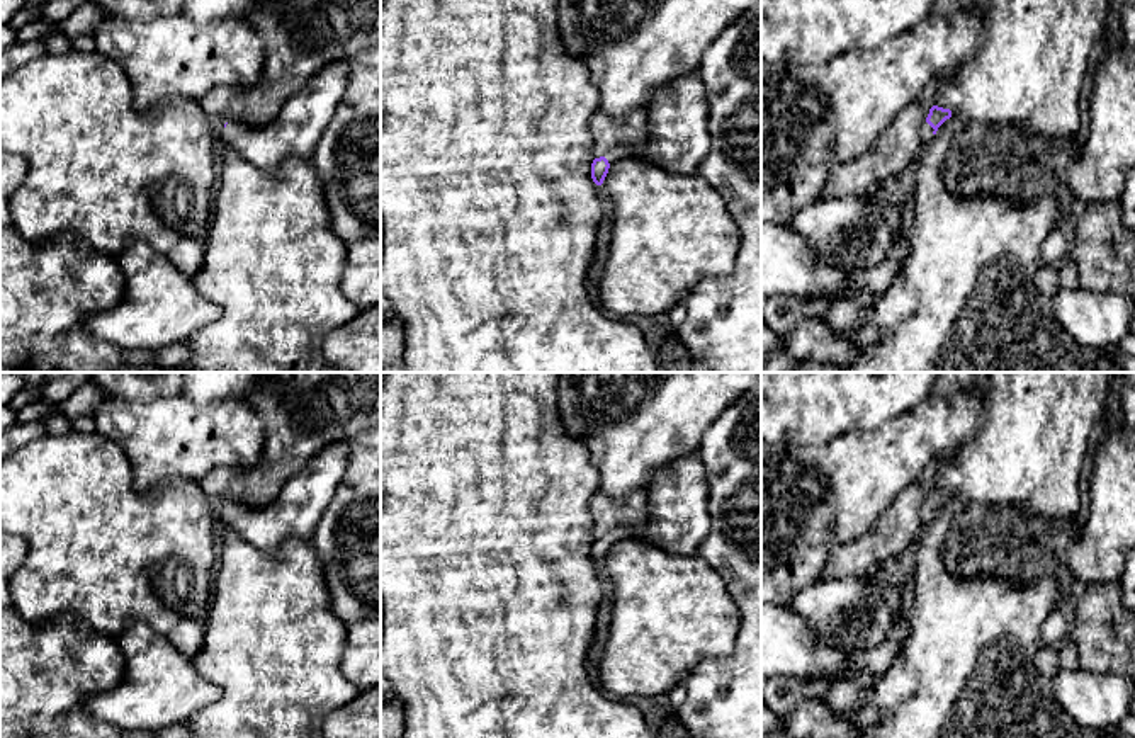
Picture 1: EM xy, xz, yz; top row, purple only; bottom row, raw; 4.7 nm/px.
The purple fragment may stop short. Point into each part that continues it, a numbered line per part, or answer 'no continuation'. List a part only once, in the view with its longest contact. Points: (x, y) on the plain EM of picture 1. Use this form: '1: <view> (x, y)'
1: yz (926, 514)

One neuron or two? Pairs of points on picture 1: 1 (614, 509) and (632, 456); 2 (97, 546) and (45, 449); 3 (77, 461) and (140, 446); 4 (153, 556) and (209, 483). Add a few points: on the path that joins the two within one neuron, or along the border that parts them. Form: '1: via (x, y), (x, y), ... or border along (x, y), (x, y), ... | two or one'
1: border along (643, 488), (622, 499), (598, 492) | two
2: via (84, 522), (73, 502), (55, 483), (51, 473) | one
3: border along (95, 431), (111, 437), (123, 449), (135, 487) | two
4: border along (199, 482), (216, 522) | two

